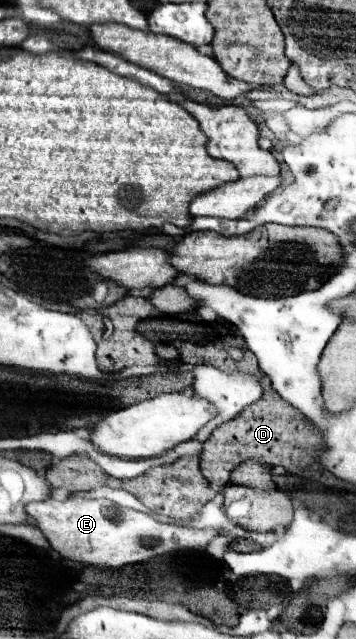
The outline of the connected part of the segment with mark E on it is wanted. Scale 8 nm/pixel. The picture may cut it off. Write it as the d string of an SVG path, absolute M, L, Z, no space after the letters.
M70 496L64 502L54 498L26 504L26 514L42 530L52 550L56 550L64 560L100 566L100 568L120 568L134 562L144 562L156 554L168 554L182 548L206 548L206 544L218 536L216 530L196 530L176 524L156 522L150 514L116 508L110 500L84 500Z

